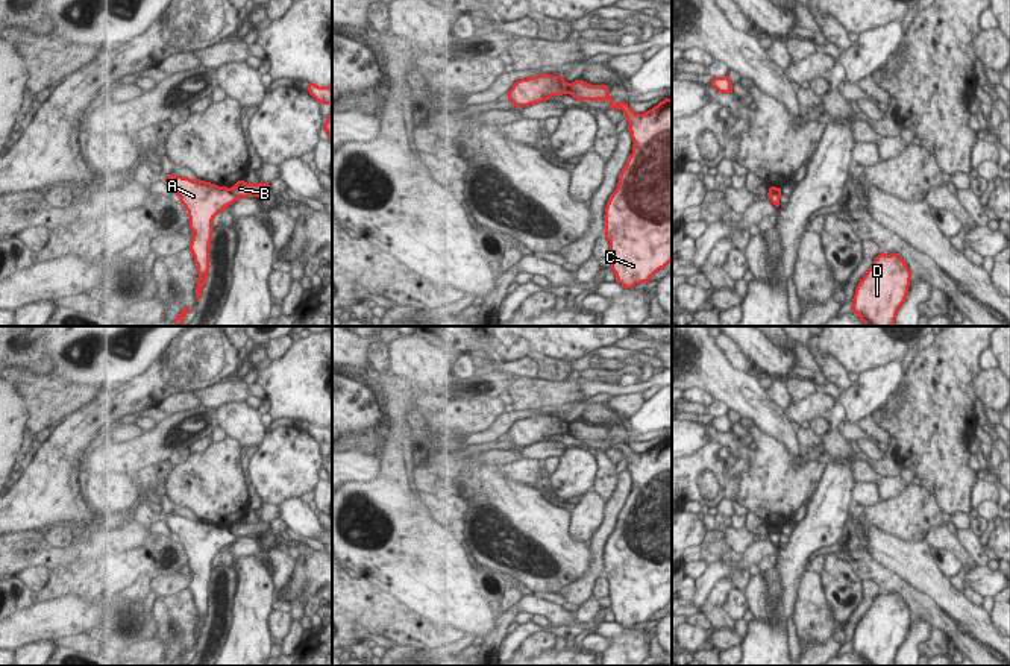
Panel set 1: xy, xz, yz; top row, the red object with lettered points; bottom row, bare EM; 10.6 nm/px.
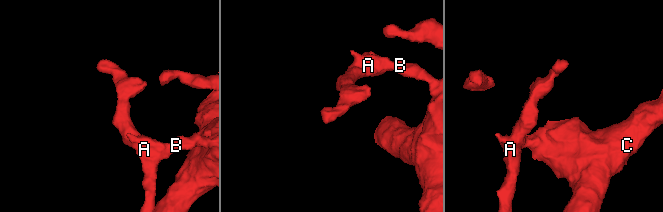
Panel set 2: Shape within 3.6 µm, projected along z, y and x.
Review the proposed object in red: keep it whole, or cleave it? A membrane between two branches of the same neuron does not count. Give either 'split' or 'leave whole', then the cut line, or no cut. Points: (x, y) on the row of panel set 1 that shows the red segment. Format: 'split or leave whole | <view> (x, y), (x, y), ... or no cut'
split | xy (229, 188), (238, 197)

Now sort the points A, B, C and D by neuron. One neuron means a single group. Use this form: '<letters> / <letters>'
A / B C D

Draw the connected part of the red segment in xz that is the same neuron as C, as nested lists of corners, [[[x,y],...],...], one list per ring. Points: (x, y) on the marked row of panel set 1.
[[[584,80],[570,83],[576,100],[608,100],[610,109],[622,109],[634,141],[632,153],[619,176],[616,191],[605,208],[605,238],[610,241],[611,270],[619,284],[634,288],[672,262],[672,99],[664,99],[652,109],[635,114],[628,103],[614,103],[607,85],[590,85]]]

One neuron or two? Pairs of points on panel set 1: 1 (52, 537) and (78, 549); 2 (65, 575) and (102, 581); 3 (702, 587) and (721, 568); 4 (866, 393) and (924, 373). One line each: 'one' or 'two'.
1: two
2: one
3: one
4: two

